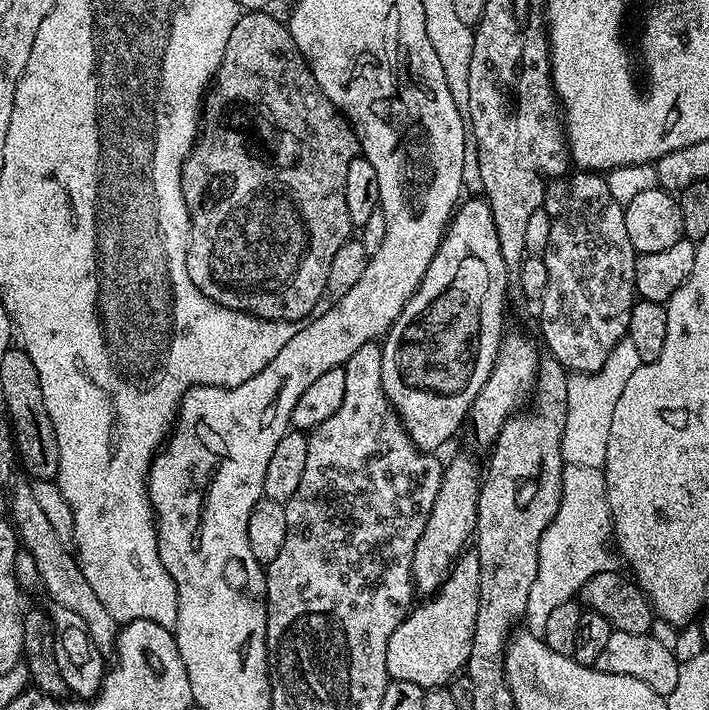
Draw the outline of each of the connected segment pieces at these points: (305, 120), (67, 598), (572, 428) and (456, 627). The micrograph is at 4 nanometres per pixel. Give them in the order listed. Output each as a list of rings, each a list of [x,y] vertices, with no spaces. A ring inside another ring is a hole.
[[[248,10],[241,14],[238,22],[234,22],[234,31],[226,41],[226,54],[222,54],[216,79],[202,105],[202,127],[182,170],[182,194],[186,198],[188,213],[192,216],[186,266],[190,270],[194,286],[199,292],[206,294],[206,298],[217,300],[227,308],[248,312],[260,320],[293,322],[292,320],[300,319],[303,321],[313,315],[316,303],[328,292],[334,254],[342,249],[344,243],[353,239],[350,210],[346,210],[346,170],[350,170],[350,162],[360,152],[360,144],[344,113],[337,110],[334,102],[326,98],[326,94],[322,94],[322,86],[318,86],[308,61],[298,50],[287,23],[283,19],[275,20],[270,13],[268,10]]]
[[[16,470],[12,473],[10,489],[12,488],[12,516],[10,523],[16,529],[19,543],[23,551],[31,552],[34,562],[38,566],[40,584],[48,591],[51,602],[57,608],[65,608],[74,614],[82,617],[82,622],[86,622],[86,630],[90,630],[90,638],[94,638],[94,646],[106,658],[113,655],[116,647],[116,637],[118,635],[118,621],[106,610],[102,602],[98,602],[98,594],[80,569],[80,562],[75,555],[64,545],[65,538],[53,526],[50,526],[49,519],[45,512],[38,506],[37,499],[34,498],[34,490],[29,477],[23,471]]]
[[[626,338],[614,346],[612,353],[606,358],[605,364],[597,372],[587,374],[572,374],[568,378],[568,405],[566,406],[566,430],[562,434],[562,454],[565,464],[574,466],[594,466],[603,468],[606,462],[606,450],[612,437],[612,423],[614,422],[614,406],[618,406],[618,397],[628,381],[638,370],[642,361],[638,358],[638,349],[634,342]]]
[[[476,551],[461,552],[444,585],[420,603],[390,634],[390,642],[386,642],[386,670],[393,680],[414,682],[414,686],[425,690],[442,688],[468,667],[480,605],[480,563]]]

